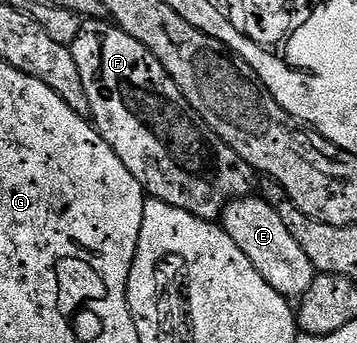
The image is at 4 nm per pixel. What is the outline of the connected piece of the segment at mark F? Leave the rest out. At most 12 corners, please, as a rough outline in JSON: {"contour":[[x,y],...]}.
{"contour":[[111,21],[71,49],[145,196],[216,221],[253,171]]}

